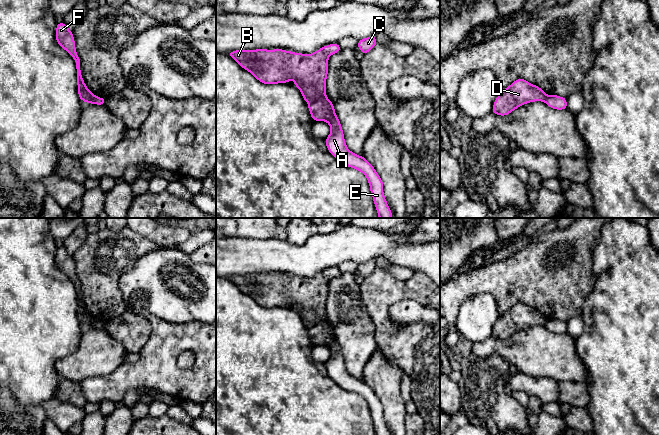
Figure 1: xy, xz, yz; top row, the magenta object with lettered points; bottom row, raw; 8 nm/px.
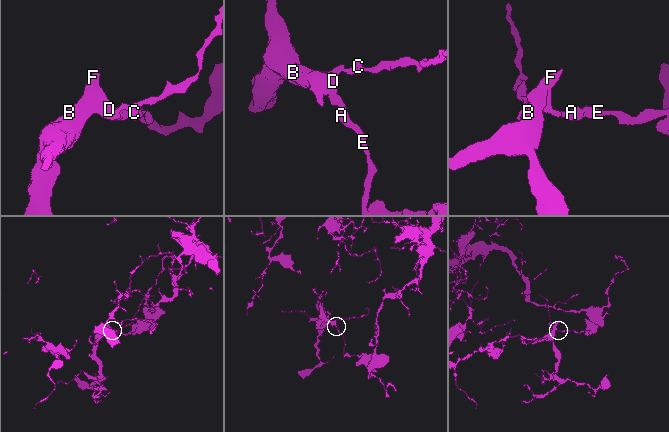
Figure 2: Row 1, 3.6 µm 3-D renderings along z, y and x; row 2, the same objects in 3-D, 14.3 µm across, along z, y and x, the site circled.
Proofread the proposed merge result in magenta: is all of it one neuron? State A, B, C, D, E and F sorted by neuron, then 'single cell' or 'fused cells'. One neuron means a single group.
A E / B C D F; fused cells

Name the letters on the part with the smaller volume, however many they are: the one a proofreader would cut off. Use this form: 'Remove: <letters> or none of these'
Remove: B, C, D, F

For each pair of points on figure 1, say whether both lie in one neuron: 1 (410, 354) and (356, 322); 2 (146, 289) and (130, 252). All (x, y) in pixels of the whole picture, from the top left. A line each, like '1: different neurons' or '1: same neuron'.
1: different neurons
2: different neurons

